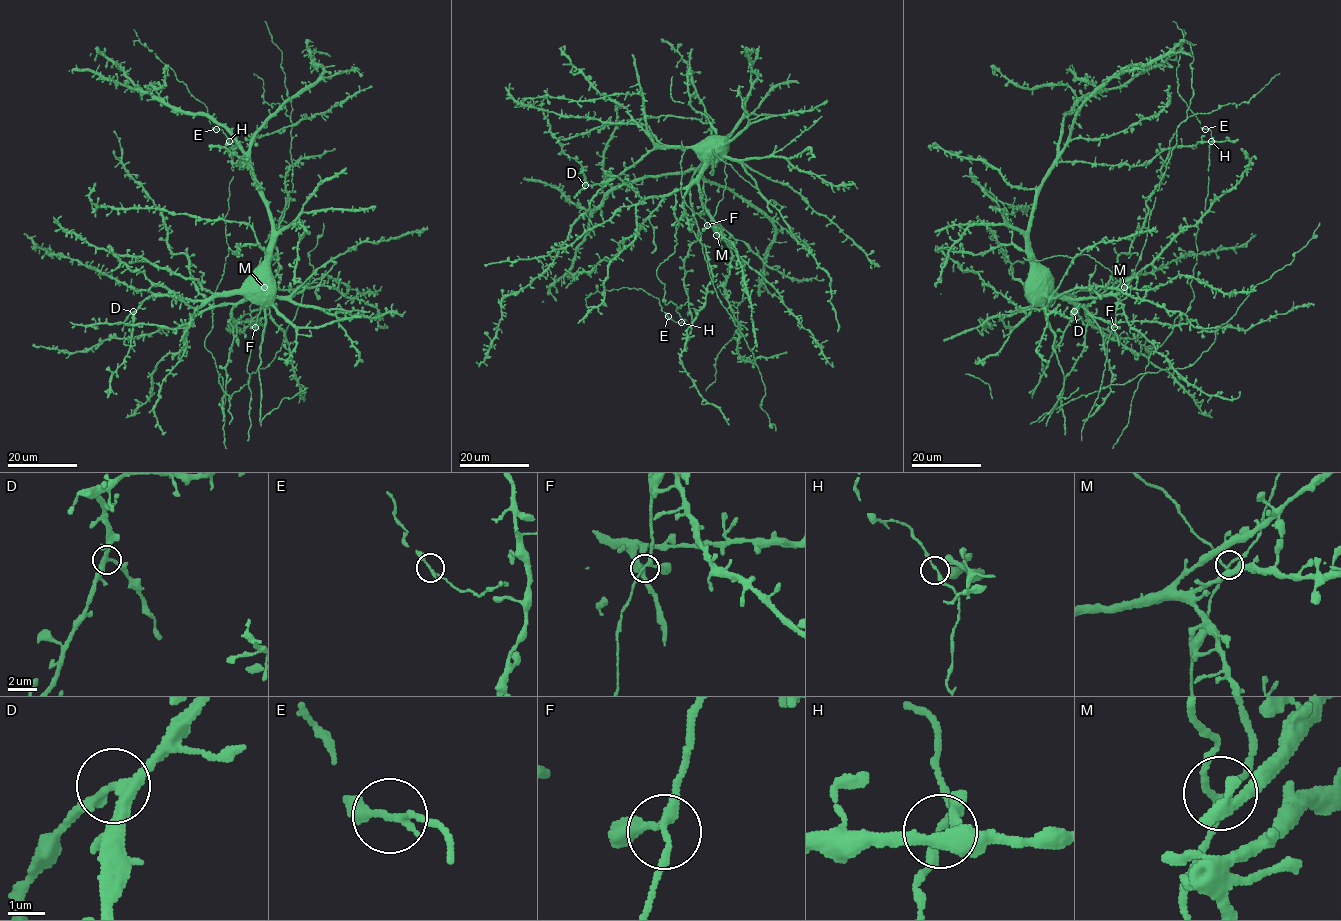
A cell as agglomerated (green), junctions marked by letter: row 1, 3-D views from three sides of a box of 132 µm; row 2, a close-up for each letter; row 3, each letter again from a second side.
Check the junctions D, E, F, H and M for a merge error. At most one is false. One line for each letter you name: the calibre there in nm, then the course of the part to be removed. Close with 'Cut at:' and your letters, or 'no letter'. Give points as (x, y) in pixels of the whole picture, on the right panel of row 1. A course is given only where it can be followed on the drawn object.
Cut at: no letter

